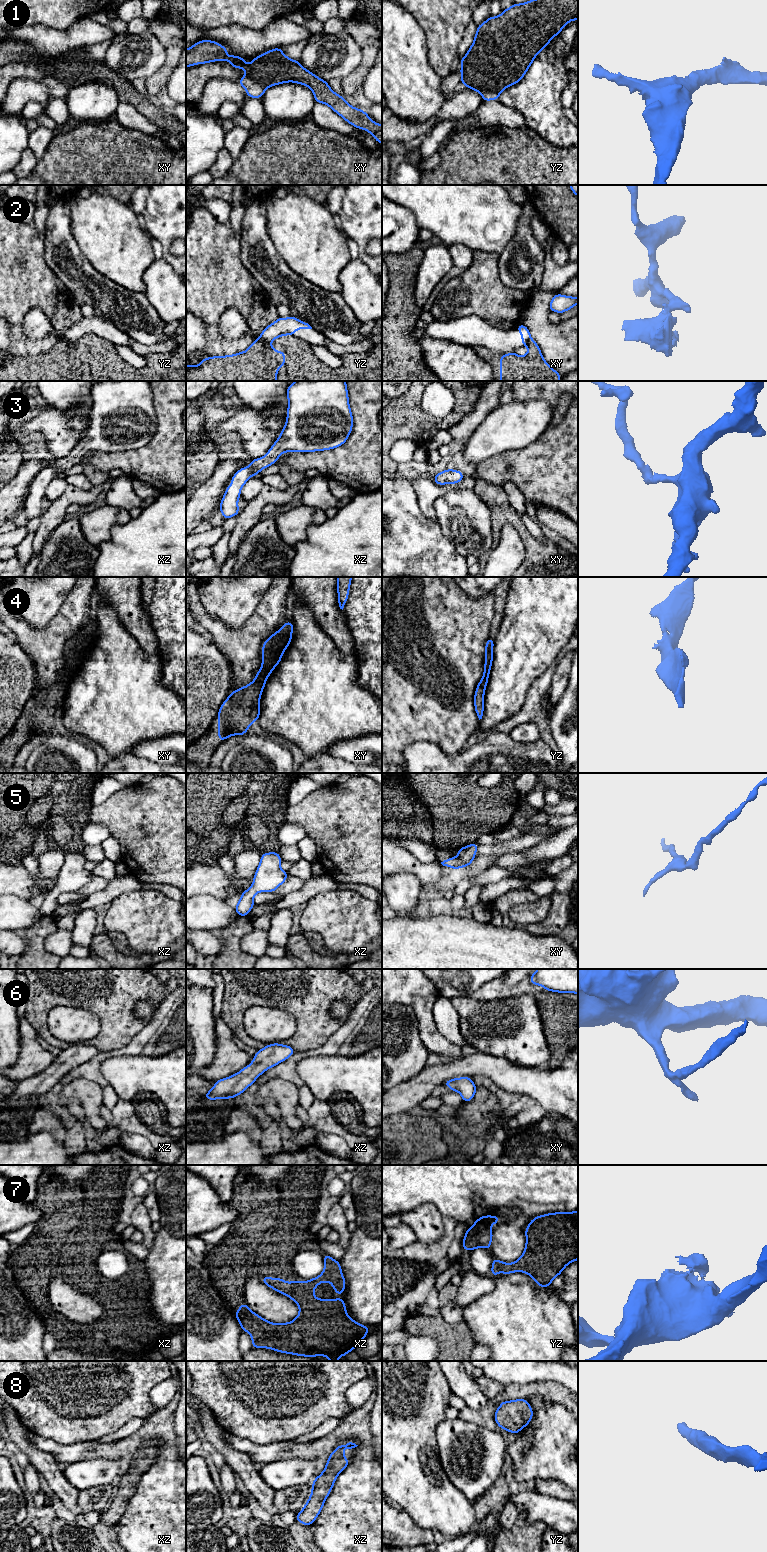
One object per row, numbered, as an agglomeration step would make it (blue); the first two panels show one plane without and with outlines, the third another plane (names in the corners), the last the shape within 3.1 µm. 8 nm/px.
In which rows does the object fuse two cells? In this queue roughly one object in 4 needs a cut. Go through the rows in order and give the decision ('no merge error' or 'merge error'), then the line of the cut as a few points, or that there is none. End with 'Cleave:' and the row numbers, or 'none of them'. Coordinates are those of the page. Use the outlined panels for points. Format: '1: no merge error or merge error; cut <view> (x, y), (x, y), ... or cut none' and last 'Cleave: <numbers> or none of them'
1: no merge error; cut none
2: merge error; cut yz (258, 339), (270, 341)
3: no merge error; cut none
4: no merge error; cut none
5: no merge error; cut none
6: no merge error; cut none
7: no merge error; cut none
8: no merge error; cut none
Cleave: 2

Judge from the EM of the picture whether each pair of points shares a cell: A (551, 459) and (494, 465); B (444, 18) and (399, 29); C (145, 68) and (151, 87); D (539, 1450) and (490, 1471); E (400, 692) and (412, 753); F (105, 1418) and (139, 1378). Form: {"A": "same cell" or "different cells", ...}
{"A": "same cell", "B": "different cells", "C": "different cells", "D": "different cells", "E": "different cells", "F": "same cell"}

